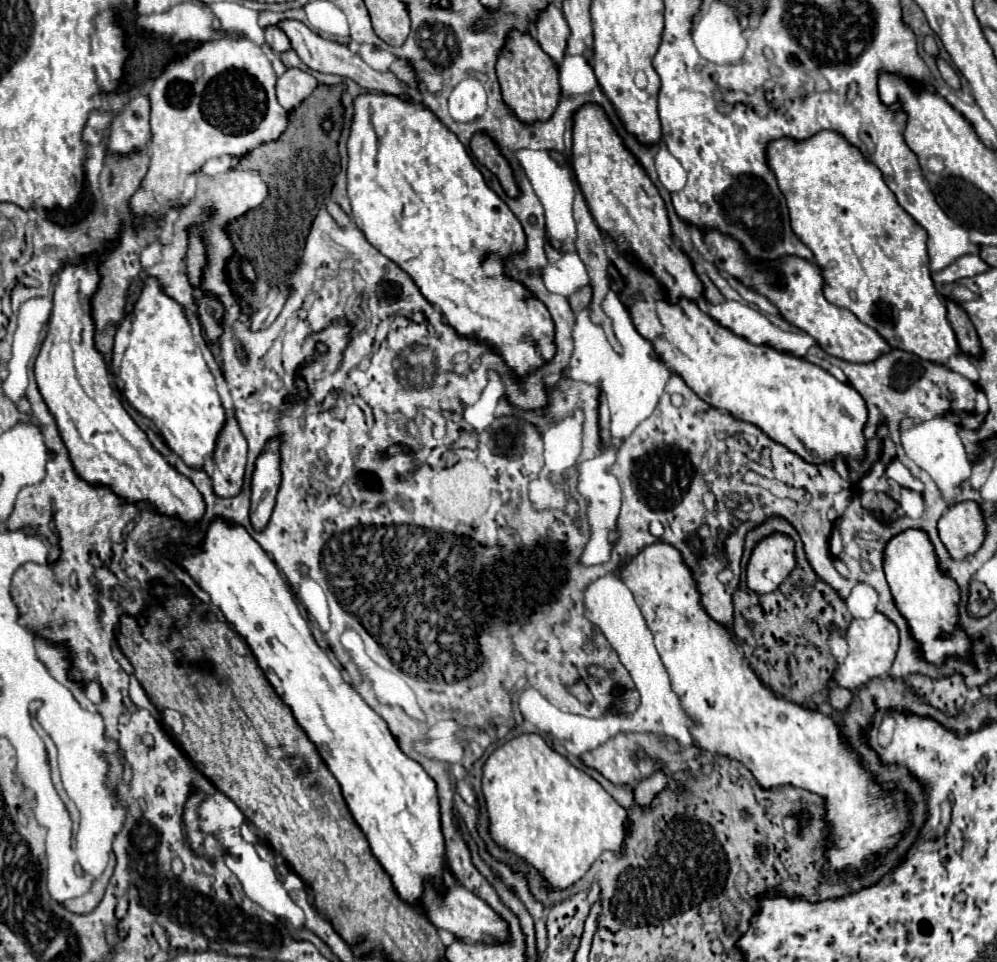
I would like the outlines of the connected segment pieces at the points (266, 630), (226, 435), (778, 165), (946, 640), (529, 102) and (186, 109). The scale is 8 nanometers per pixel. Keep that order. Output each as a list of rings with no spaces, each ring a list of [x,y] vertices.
[[[216,520],[206,532],[202,550],[184,548],[182,554],[182,566],[186,568],[186,572],[236,626],[238,634],[248,642],[252,654],[258,660],[258,666],[264,670],[276,694],[292,708],[294,718],[300,722],[308,738],[316,744],[328,770],[332,770],[334,778],[340,782],[350,814],[366,834],[372,854],[390,876],[400,900],[414,906],[416,910],[422,910],[422,894],[426,882],[432,882],[436,892],[446,890],[446,844],[440,822],[436,782],[416,760],[408,758],[400,750],[398,738],[390,732],[388,724],[360,698],[360,694],[348,682],[344,682],[336,660],[330,658],[330,654],[316,644],[308,620],[298,610],[294,594],[290,592],[290,586],[284,582],[276,564],[242,526],[228,526],[226,522]]]
[[[228,420],[216,444],[216,464],[212,474],[214,494],[220,498],[234,498],[244,488],[246,472],[246,440],[236,420]]]
[[[820,132],[804,142],[792,142],[790,138],[782,138],[782,140],[776,140],[772,144],[768,144],[768,166],[770,170],[776,174],[776,180],[778,180],[778,186],[780,190],[786,194],[786,200],[788,200],[788,208],[790,208],[790,220],[792,220],[792,230],[796,232],[796,236],[814,252],[814,258],[816,258],[816,264],[820,264],[820,270],[824,274],[824,296],[828,298],[828,302],[836,304],[838,308],[844,308],[844,310],[850,310],[862,324],[874,328],[886,342],[890,342],[892,348],[898,348],[898,350],[906,350],[906,352],[912,352],[916,354],[918,358],[922,360],[930,360],[934,364],[942,364],[946,366],[948,360],[956,354],[960,354],[960,348],[958,348],[958,340],[956,340],[956,334],[948,322],[948,312],[946,312],[946,302],[944,298],[940,298],[940,294],[936,292],[934,288],[934,282],[930,278],[930,270],[928,270],[928,252],[926,252],[926,232],[922,230],[922,226],[918,226],[896,202],[896,196],[892,194],[892,190],[886,186],[886,182],[882,180],[882,174],[880,170],[864,160],[864,156],[860,154],[860,150],[856,150],[854,146],[850,146],[840,134],[836,132]]]
[[[908,528],[892,536],[884,546],[884,574],[902,618],[908,622],[910,636],[918,642],[920,656],[934,666],[942,666],[946,658],[960,658],[974,666],[972,654],[976,638],[960,624],[960,586],[944,572],[934,552],[934,544],[926,530]]]
[[[514,32],[498,58],[496,64],[498,82],[502,86],[502,98],[506,106],[514,112],[514,116],[524,124],[546,122],[552,118],[558,102],[560,102],[560,82],[558,82],[558,68],[554,62],[540,50],[530,34]]]
[[[224,32],[224,38],[220,40],[210,40],[210,42],[204,42],[200,48],[188,52],[182,60],[176,60],[172,64],[166,66],[166,70],[154,80],[148,96],[150,96],[150,104],[152,104],[152,110],[150,110],[150,128],[152,128],[152,142],[150,142],[150,166],[148,166],[148,172],[140,184],[140,188],[136,190],[136,194],[130,198],[128,206],[130,206],[130,212],[134,216],[134,222],[132,222],[132,228],[138,228],[140,226],[140,216],[144,214],[150,214],[154,220],[164,220],[168,216],[170,210],[180,210],[182,204],[180,204],[180,198],[182,198],[182,188],[184,188],[184,182],[190,174],[194,174],[208,156],[244,156],[248,154],[250,150],[258,148],[260,144],[268,144],[268,142],[276,142],[284,130],[288,128],[288,110],[284,110],[276,98],[276,72],[272,68],[272,62],[268,60],[268,56],[264,54],[264,50],[260,46],[256,46],[254,42],[250,42],[246,36],[228,36]]]

